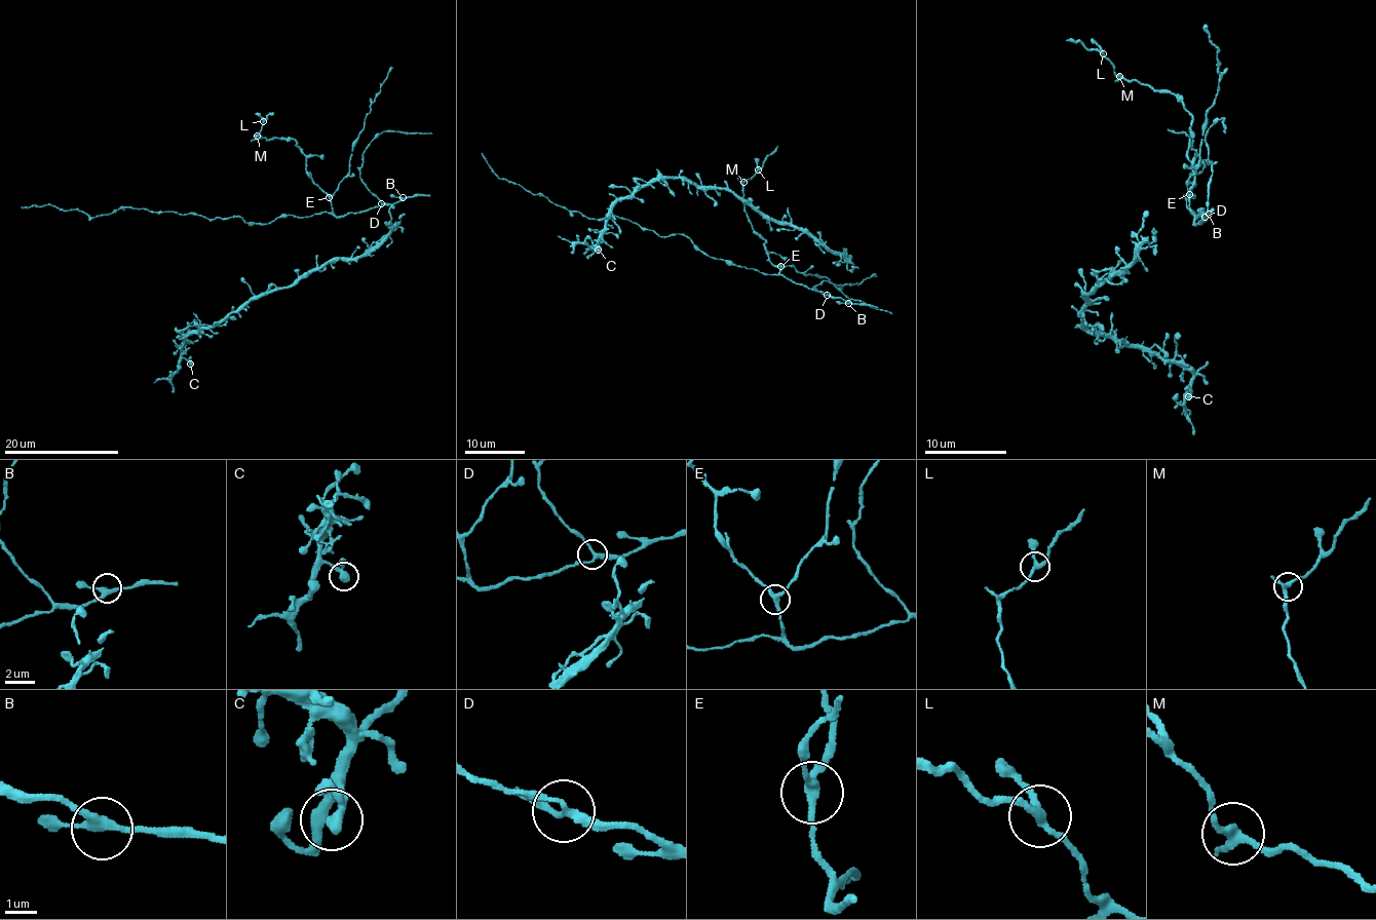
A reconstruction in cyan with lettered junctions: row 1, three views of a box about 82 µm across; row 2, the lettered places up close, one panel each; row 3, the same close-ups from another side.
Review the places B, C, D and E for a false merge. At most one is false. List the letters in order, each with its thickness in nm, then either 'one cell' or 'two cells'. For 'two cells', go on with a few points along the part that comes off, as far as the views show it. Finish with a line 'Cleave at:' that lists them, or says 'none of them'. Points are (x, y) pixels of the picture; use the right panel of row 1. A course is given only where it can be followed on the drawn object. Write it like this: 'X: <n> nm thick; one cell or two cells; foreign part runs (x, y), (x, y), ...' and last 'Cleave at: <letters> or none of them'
B: 280 nm thick; one cell
C: 320 nm thick; one cell
D: 200 nm thick; one cell
E: 260 nm thick; two cells; foreign part runs (1189, 194), (1195, 174), (1189, 150), (1193, 119), (1182, 101), (1121, 78), (1114, 63), (1097, 50), (1066, 40)
Cleave at: E

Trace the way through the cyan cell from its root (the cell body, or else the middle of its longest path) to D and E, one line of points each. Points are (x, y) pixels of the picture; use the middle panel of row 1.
D: (840, 297), (827, 295)
E: (840, 297), (792, 282), (780, 275), (780, 266)

